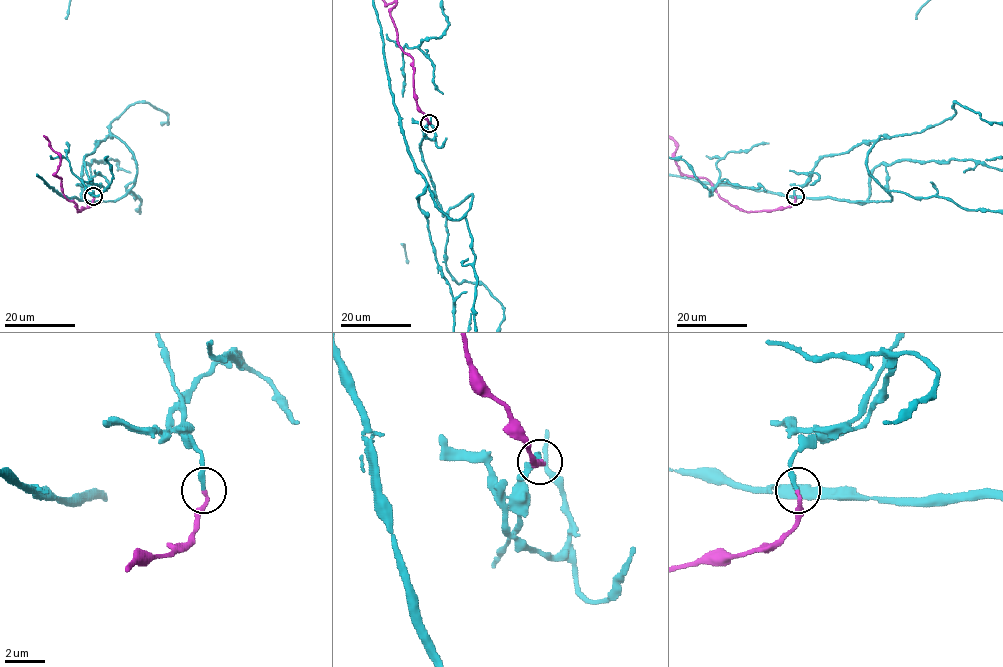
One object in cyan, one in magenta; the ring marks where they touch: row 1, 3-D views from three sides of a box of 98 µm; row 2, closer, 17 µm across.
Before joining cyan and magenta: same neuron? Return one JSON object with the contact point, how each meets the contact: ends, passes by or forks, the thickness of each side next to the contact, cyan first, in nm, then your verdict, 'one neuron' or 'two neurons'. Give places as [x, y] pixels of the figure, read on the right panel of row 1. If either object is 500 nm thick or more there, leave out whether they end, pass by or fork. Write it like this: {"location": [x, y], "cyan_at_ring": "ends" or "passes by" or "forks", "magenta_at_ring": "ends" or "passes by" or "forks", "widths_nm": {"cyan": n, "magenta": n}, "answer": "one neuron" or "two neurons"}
{"location": [795, 196], "cyan_at_ring": "ends", "magenta_at_ring": "ends", "widths_nm": {"cyan": 240, "magenta": 200}, "answer": "one neuron"}

